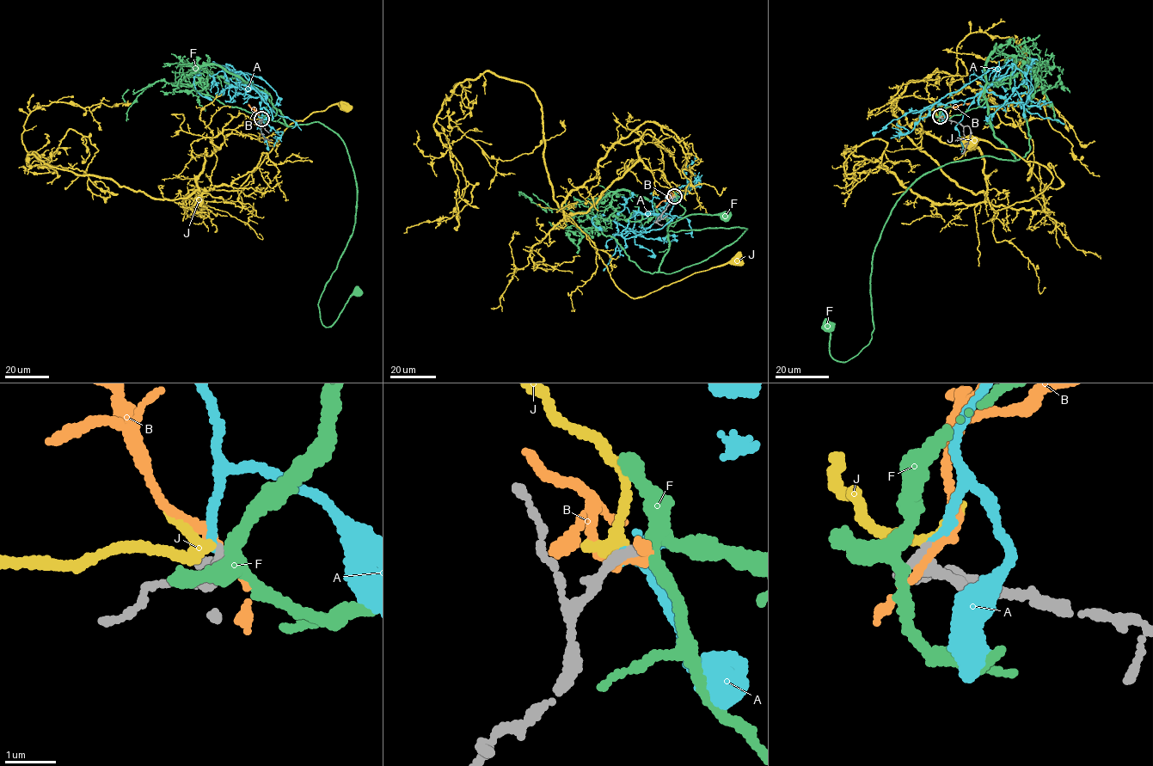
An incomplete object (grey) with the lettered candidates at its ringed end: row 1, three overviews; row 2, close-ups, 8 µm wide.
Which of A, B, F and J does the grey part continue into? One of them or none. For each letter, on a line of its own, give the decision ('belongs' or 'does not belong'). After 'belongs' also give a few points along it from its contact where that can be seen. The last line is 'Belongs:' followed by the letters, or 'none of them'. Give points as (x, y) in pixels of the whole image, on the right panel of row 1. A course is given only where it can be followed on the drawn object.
A: does not belong
B: does not belong
F: does not belong
J: belongs; course (940, 117), (910, 125), (978, 149), (995, 211), (1051, 182), (1034, 162), (971, 142)
Belongs: J

